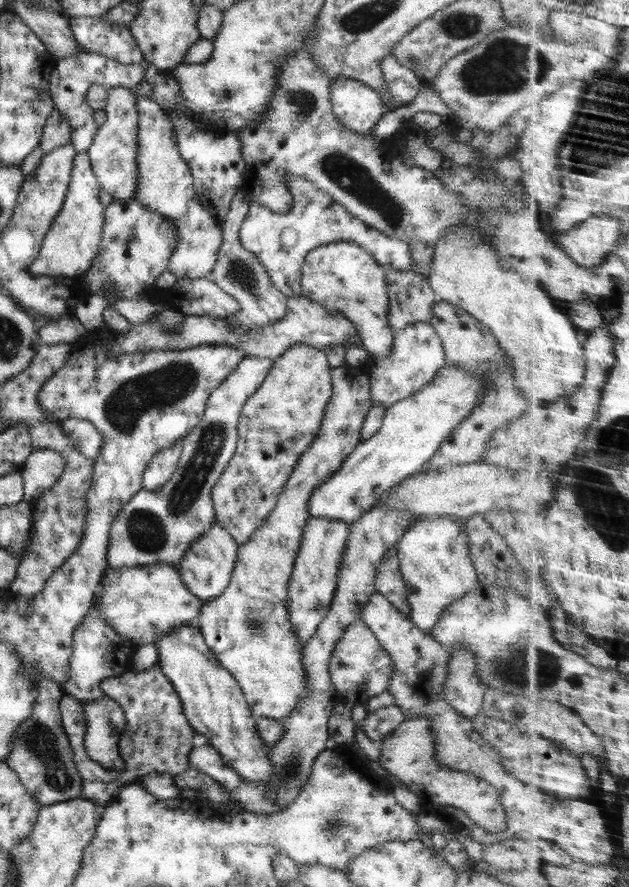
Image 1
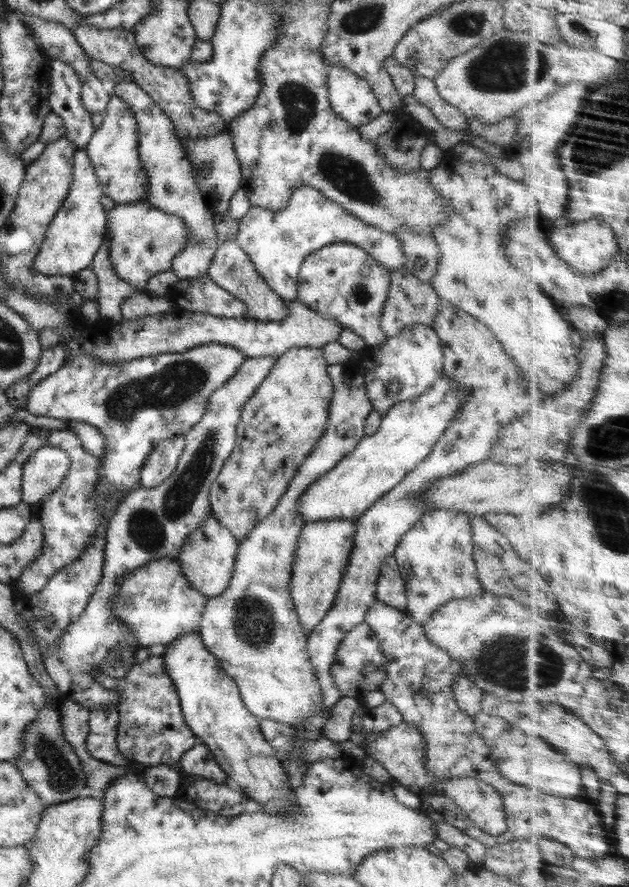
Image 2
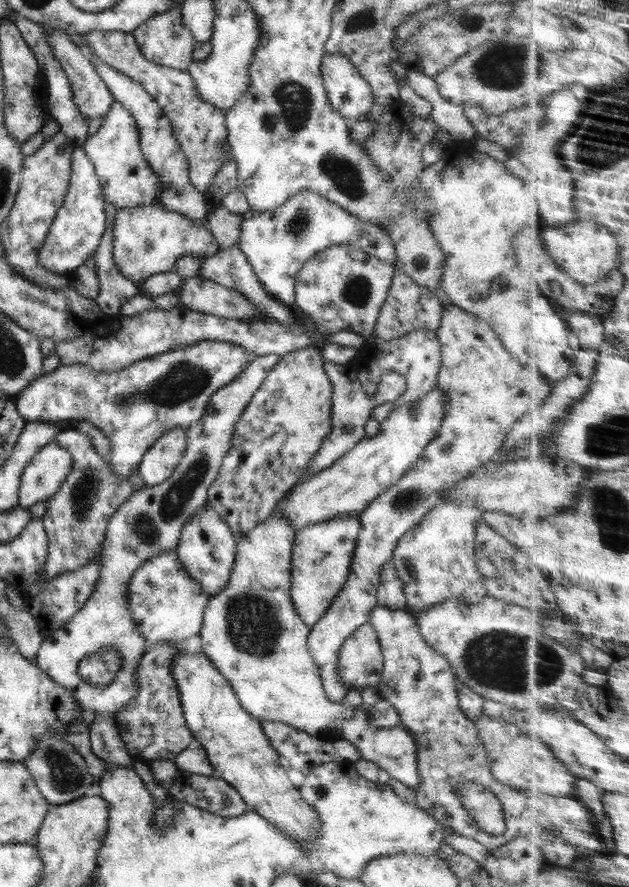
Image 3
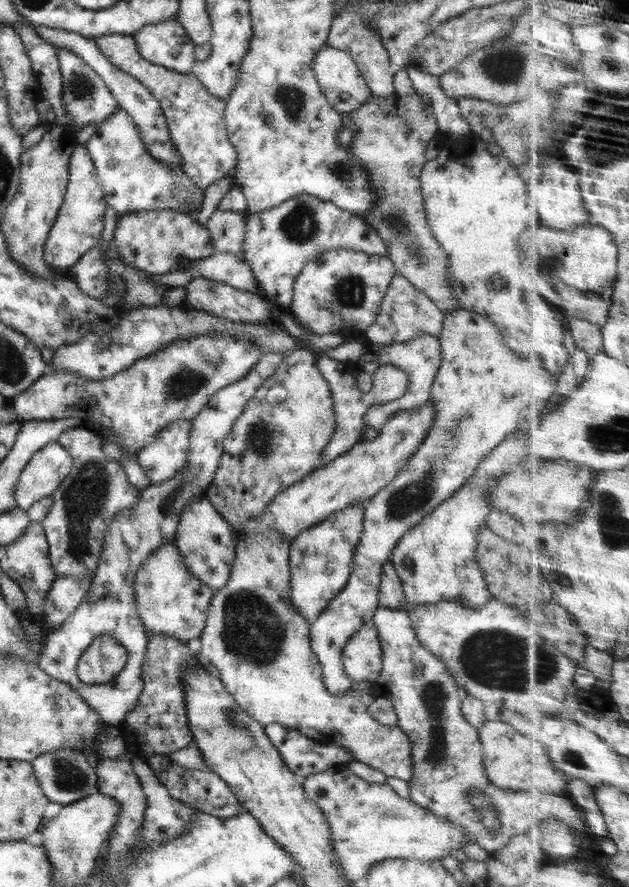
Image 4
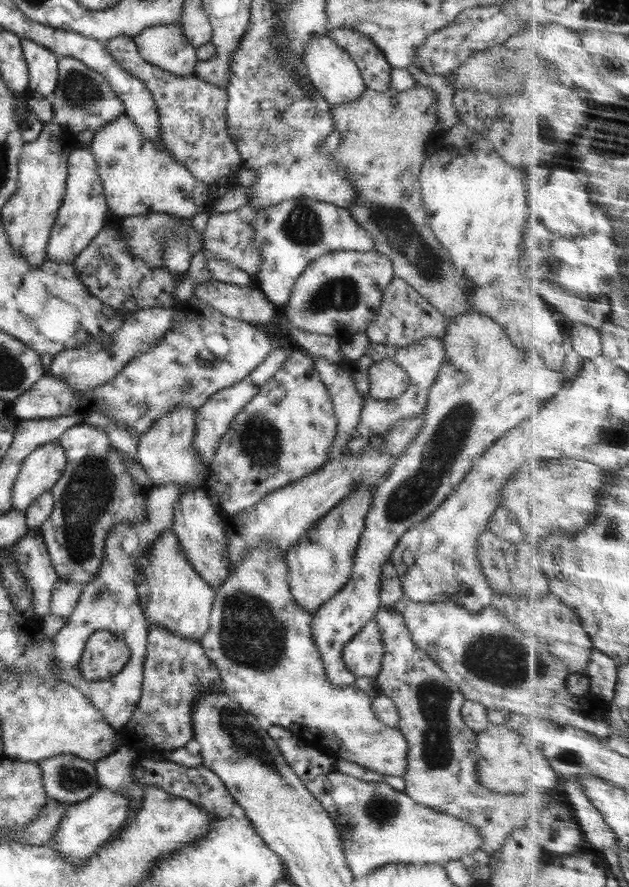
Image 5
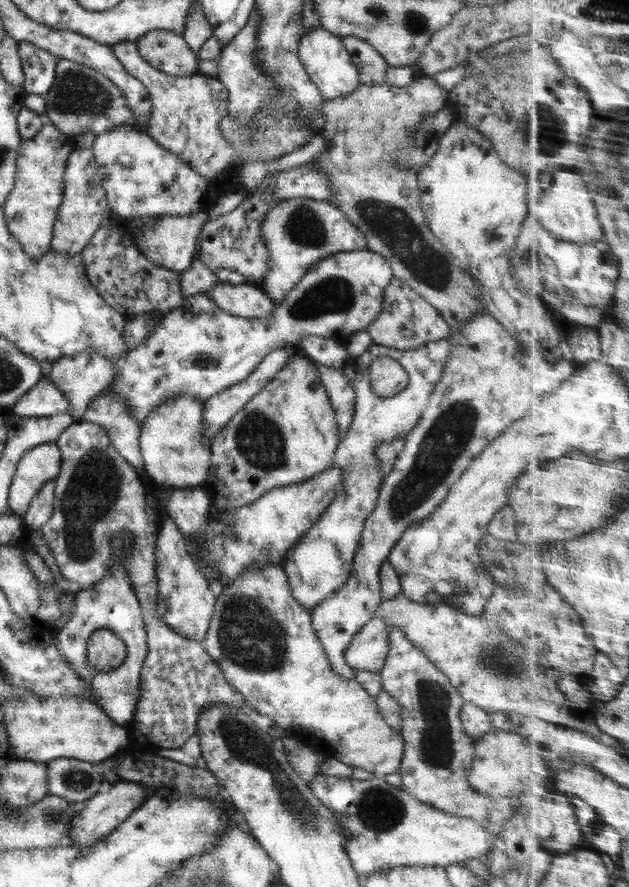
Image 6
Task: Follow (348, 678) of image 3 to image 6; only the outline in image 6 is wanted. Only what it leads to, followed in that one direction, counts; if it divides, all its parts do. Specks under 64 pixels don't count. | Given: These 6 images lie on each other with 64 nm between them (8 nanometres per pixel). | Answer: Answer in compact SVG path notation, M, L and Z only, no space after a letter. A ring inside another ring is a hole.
M377 616L369 619L352 635L344 650L345 662L355 671L377 673L389 650L386 624Z

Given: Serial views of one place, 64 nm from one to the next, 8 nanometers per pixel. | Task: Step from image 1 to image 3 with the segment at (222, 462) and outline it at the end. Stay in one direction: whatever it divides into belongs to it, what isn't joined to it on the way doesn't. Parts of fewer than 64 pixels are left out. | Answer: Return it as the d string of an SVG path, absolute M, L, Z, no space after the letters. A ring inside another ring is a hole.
M277 355L256 356L235 379L210 395L199 420L188 424L184 430L184 453L169 478L155 486L134 488L132 495L109 517L98 553L99 578L87 600L61 628L40 642L34 663L47 678L69 691L83 711L101 716L108 714L116 719L116 714L136 695L138 686L134 672L148 646L136 629L128 607L129 578L152 556L176 549L183 523L206 503L207 487L231 446L234 424L275 363ZM103 646L116 648L122 663L109 685L92 686L77 674L77 663Z

